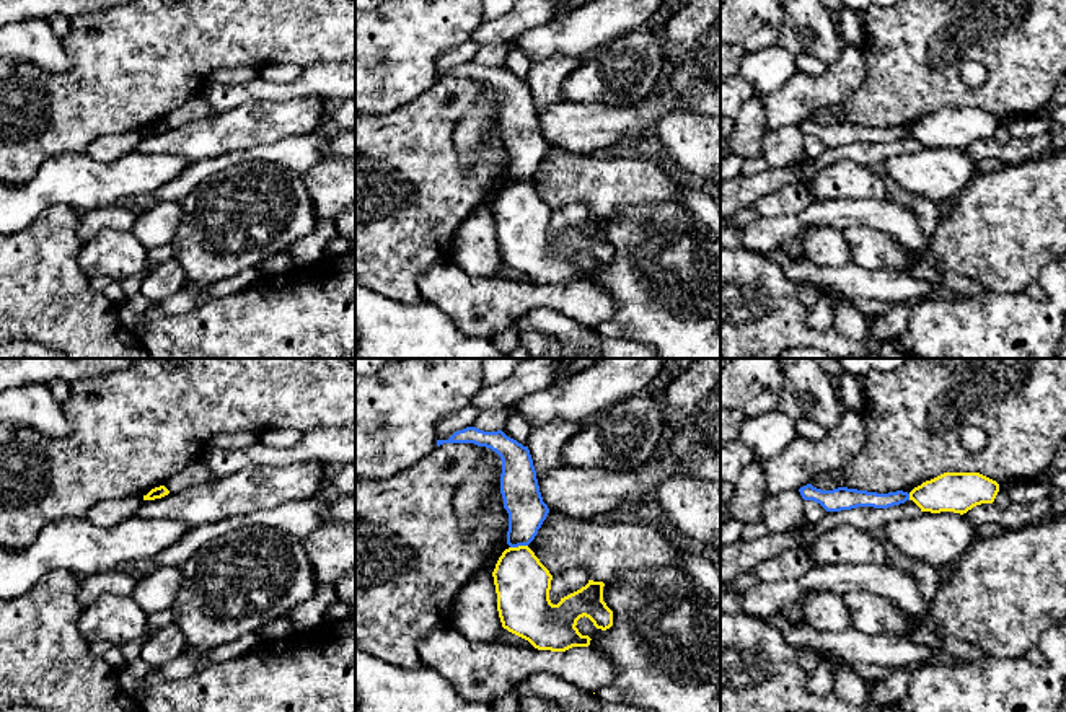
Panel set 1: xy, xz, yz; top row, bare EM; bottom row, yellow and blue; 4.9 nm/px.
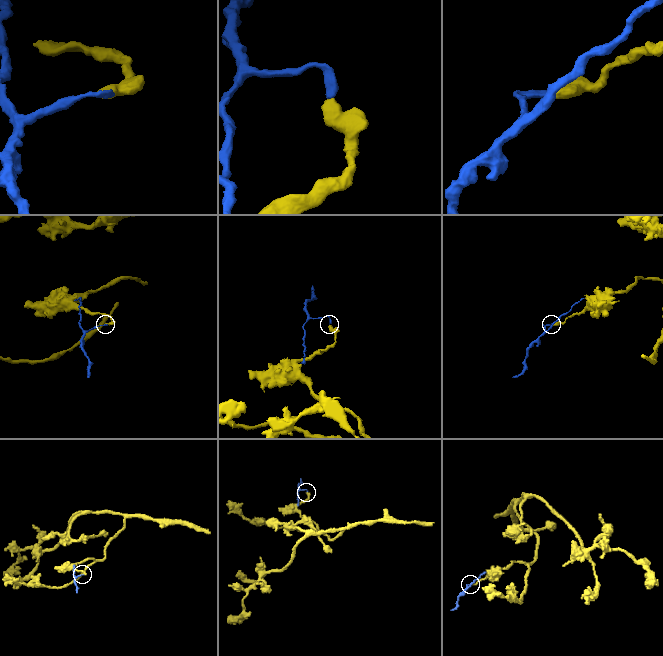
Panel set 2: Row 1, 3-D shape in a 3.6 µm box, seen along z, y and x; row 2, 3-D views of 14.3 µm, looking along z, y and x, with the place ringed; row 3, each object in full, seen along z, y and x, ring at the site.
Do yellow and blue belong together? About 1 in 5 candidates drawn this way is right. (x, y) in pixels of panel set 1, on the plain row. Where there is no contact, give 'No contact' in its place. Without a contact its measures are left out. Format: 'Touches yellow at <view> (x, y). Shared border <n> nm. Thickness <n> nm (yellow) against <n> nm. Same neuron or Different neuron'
Touches yellow at xz (519, 181). Shared border 90 nm. Thickness 280 nm (yellow) against 190 nm. Different neuron

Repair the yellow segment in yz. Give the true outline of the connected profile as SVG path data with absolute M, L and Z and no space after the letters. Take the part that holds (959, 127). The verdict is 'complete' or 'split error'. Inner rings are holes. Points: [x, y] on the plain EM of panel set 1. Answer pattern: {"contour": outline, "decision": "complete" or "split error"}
{"contour": "M944 108L910 127L921 147L967 148L976 140L993 138L999 119L980 108Z", "decision": "complete"}

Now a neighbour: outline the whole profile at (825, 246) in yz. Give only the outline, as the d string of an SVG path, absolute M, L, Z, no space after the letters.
M807 228L800 236L804 256L818 267L841 267L852 262L849 244L841 230Z

